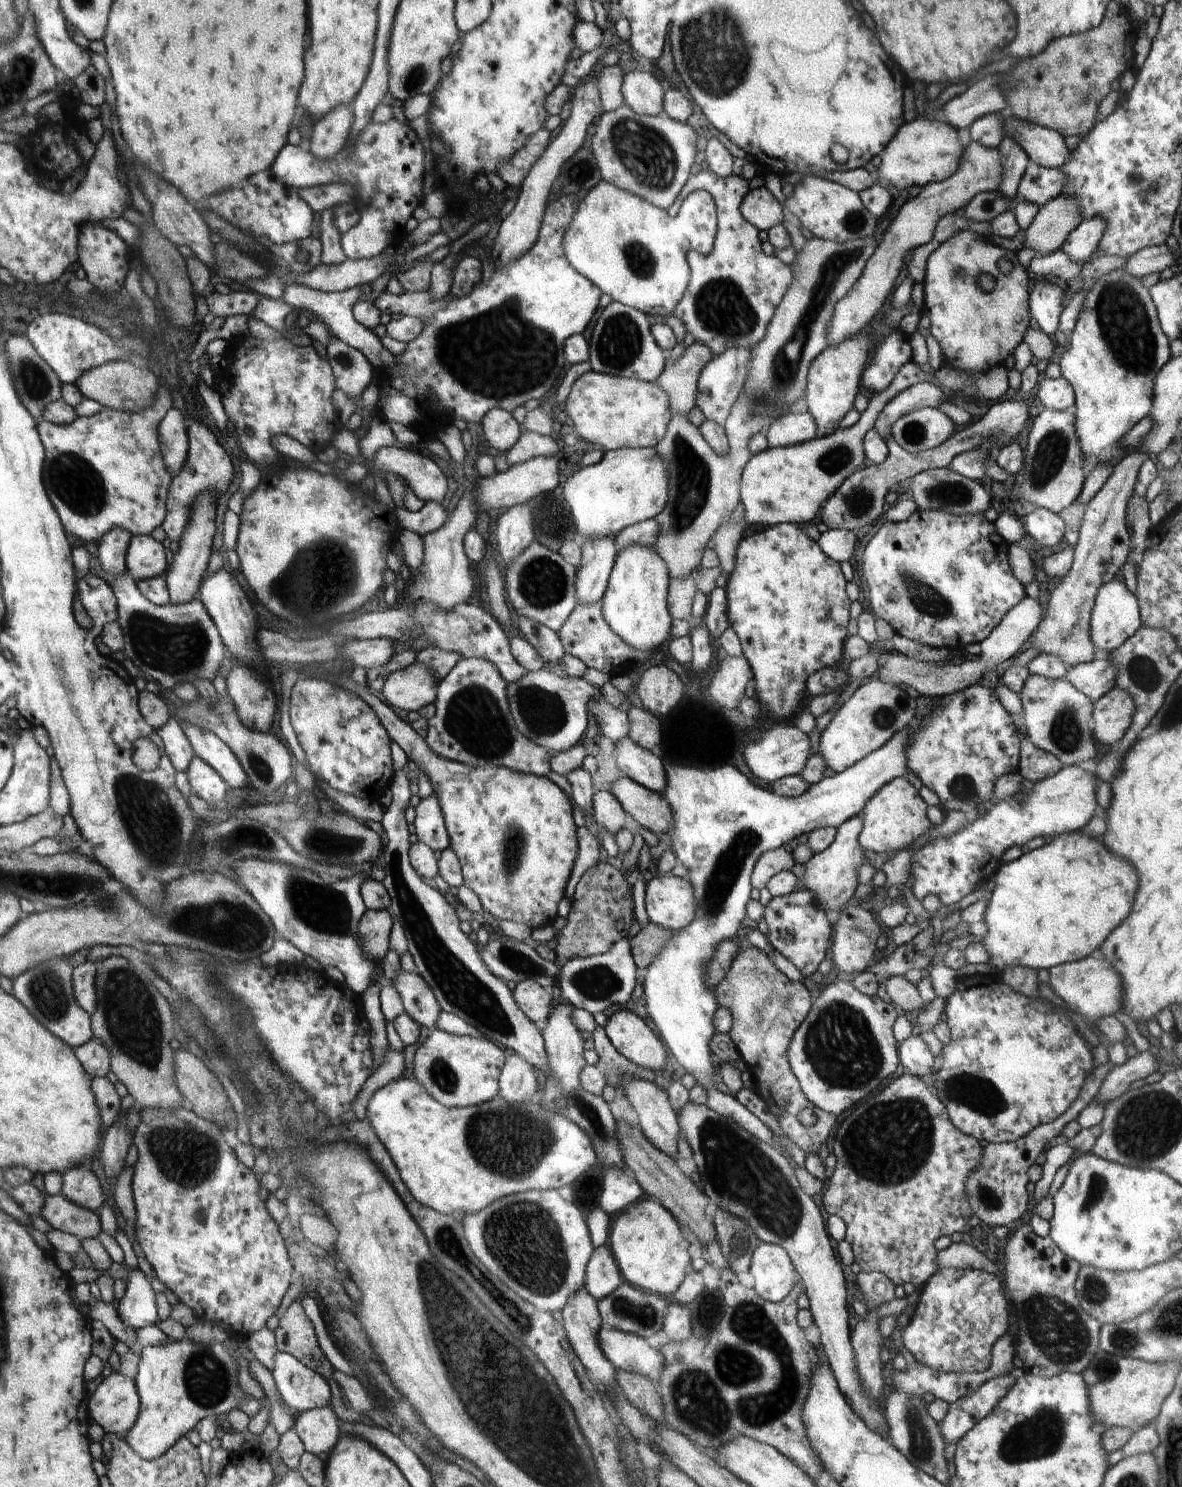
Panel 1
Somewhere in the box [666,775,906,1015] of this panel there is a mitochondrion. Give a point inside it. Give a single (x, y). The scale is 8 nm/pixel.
(718, 887)

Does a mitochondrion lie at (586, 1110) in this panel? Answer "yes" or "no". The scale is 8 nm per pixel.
yes

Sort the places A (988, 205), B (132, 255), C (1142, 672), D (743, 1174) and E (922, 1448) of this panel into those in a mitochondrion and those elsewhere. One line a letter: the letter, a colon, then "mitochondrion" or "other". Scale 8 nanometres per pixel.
A: other
B: other
C: mitochondrion
D: mitochondrion
E: mitochondrion

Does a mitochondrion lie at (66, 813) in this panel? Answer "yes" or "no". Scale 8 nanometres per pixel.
no

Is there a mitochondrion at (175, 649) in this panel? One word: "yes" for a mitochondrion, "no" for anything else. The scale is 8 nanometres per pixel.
yes

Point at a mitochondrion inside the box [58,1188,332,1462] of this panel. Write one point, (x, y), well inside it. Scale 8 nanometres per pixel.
(207, 1380)

